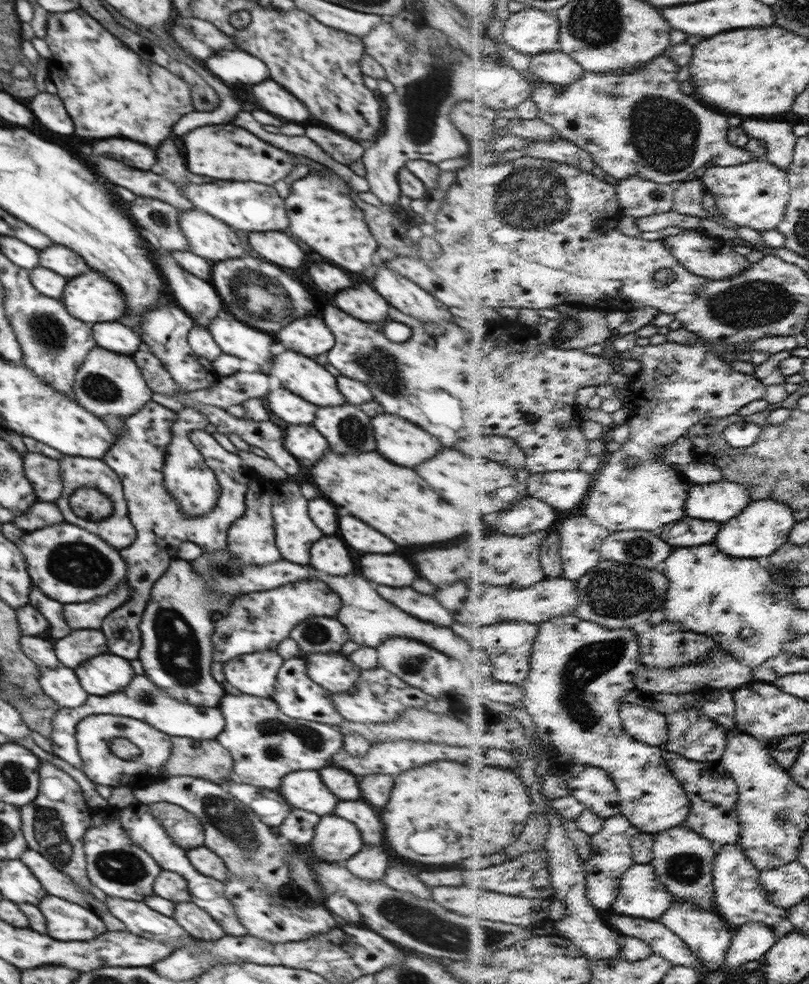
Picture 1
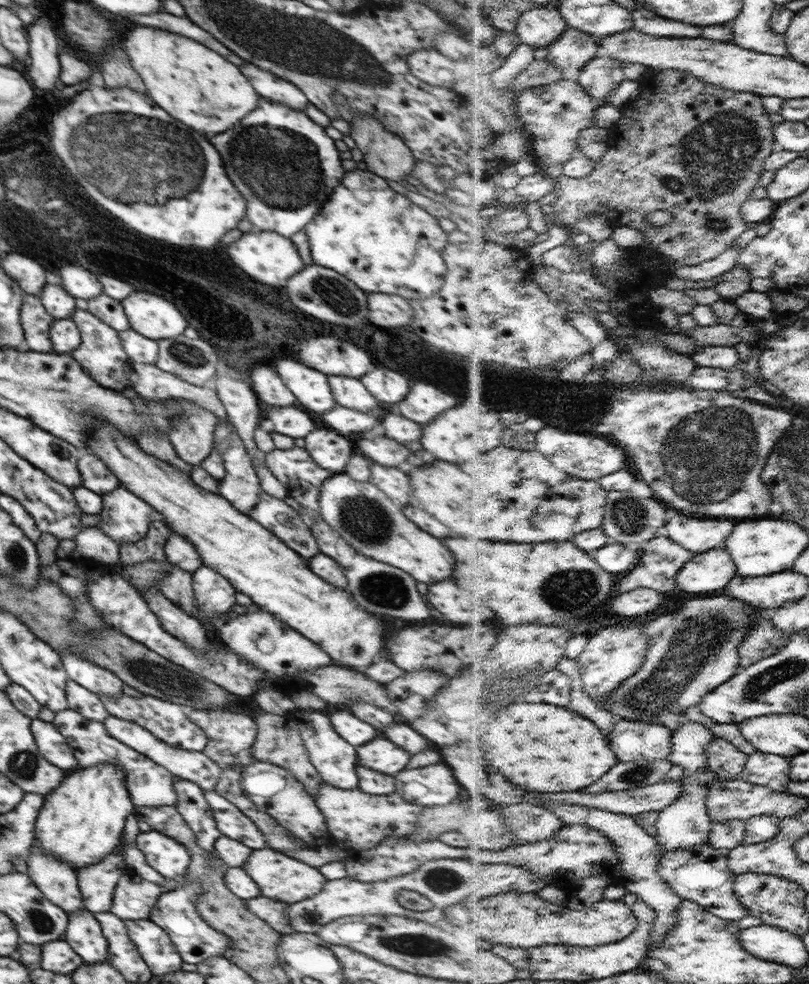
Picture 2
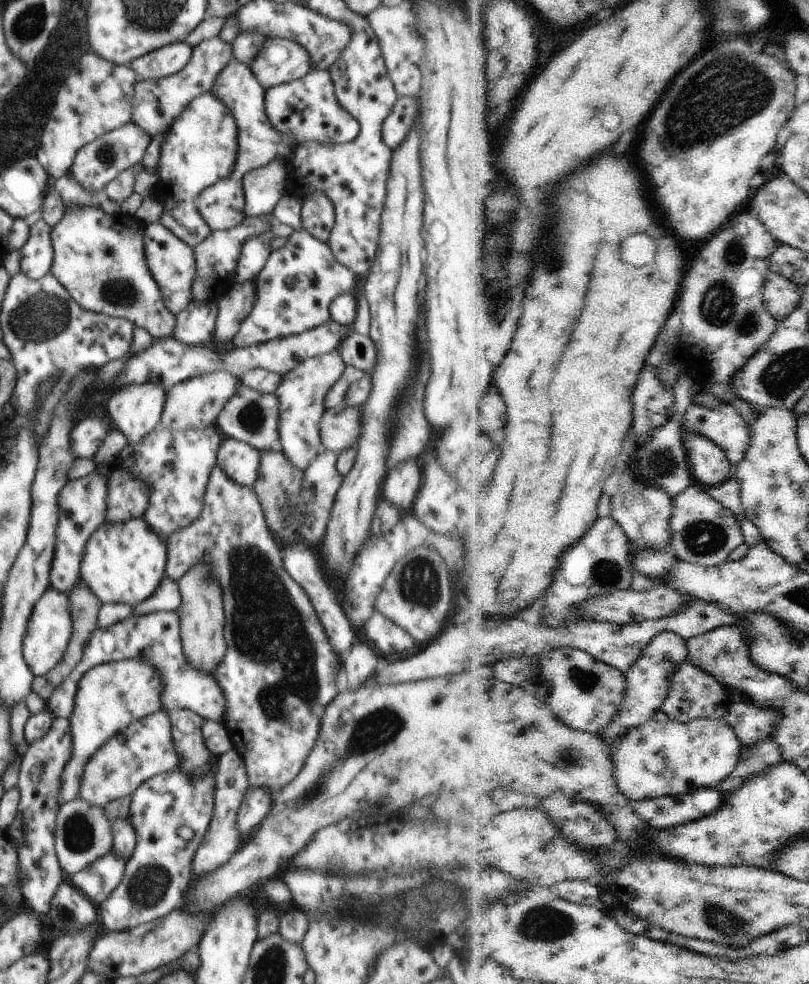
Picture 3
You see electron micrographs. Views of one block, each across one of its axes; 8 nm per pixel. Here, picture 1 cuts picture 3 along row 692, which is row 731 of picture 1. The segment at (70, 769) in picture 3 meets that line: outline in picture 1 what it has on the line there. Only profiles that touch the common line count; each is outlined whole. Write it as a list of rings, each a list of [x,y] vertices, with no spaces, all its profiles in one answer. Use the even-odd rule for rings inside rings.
[[[90,715],[77,724],[75,737],[82,761],[81,770],[95,784],[113,788],[135,788],[158,781],[154,778],[165,778],[160,770],[171,753],[171,736],[150,726],[146,721],[118,715]],[[117,738],[128,739],[138,746],[139,755],[130,760],[116,756],[111,751],[111,742]]]

